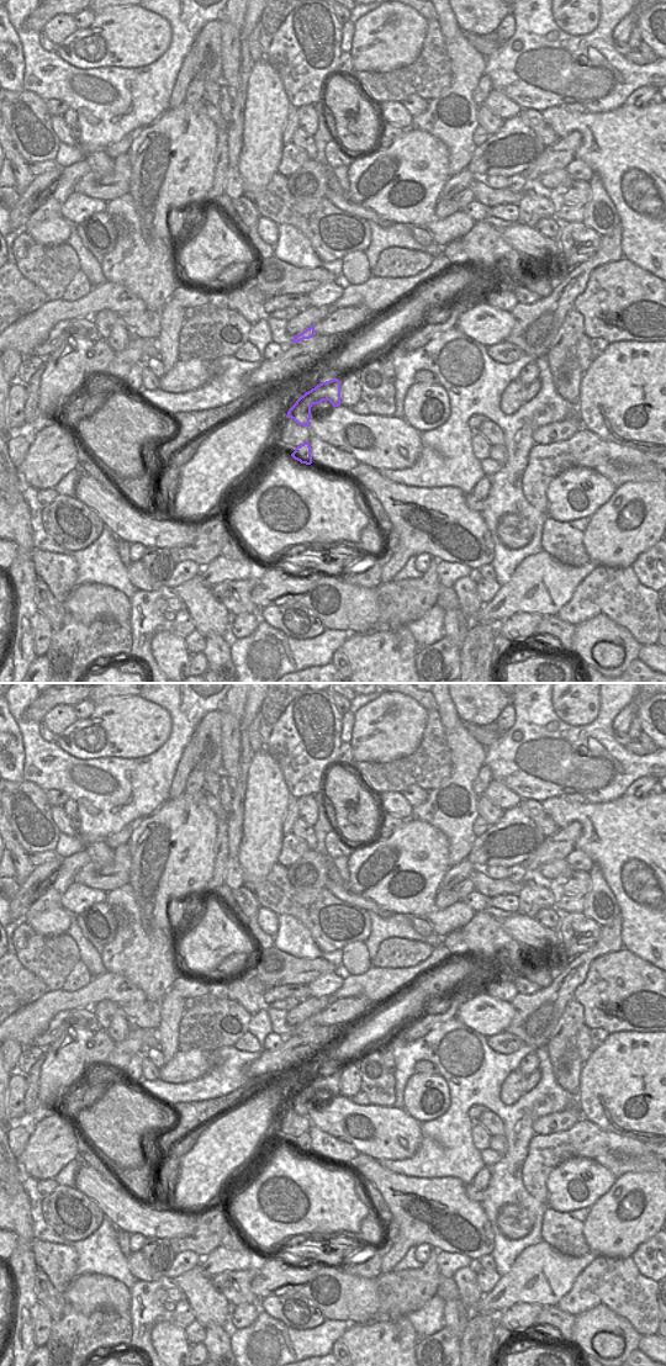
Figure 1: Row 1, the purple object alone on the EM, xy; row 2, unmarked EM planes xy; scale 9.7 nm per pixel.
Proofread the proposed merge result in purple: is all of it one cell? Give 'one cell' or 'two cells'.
two cells

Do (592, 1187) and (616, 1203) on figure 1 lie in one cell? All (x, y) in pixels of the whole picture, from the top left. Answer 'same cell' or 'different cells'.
different cells

